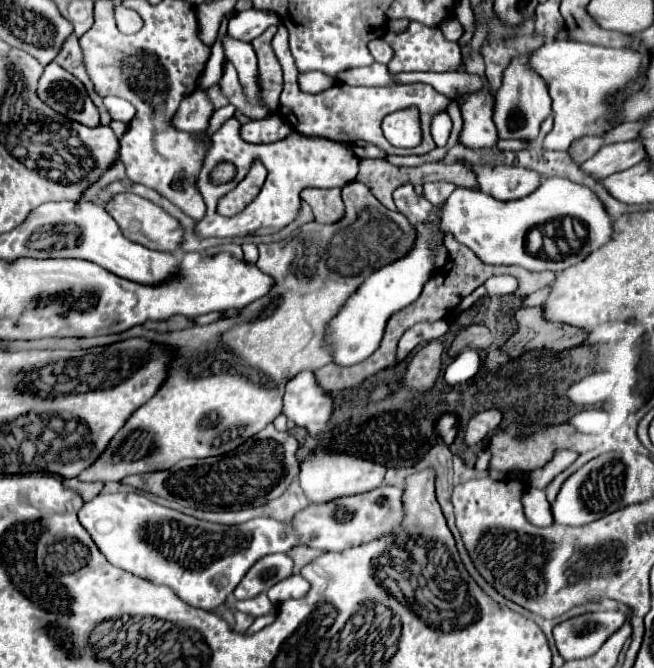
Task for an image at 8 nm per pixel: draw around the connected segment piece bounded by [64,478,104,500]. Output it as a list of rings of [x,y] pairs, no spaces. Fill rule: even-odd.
[[[72,478],[72,480],[64,480],[64,484],[66,486],[70,486],[70,488],[74,488],[74,490],[78,490],[78,492],[82,492],[82,496],[84,496],[84,500],[92,500],[102,488],[104,488],[104,484],[102,482],[92,482],[92,484],[84,484],[84,482],[80,482],[78,478]]]

